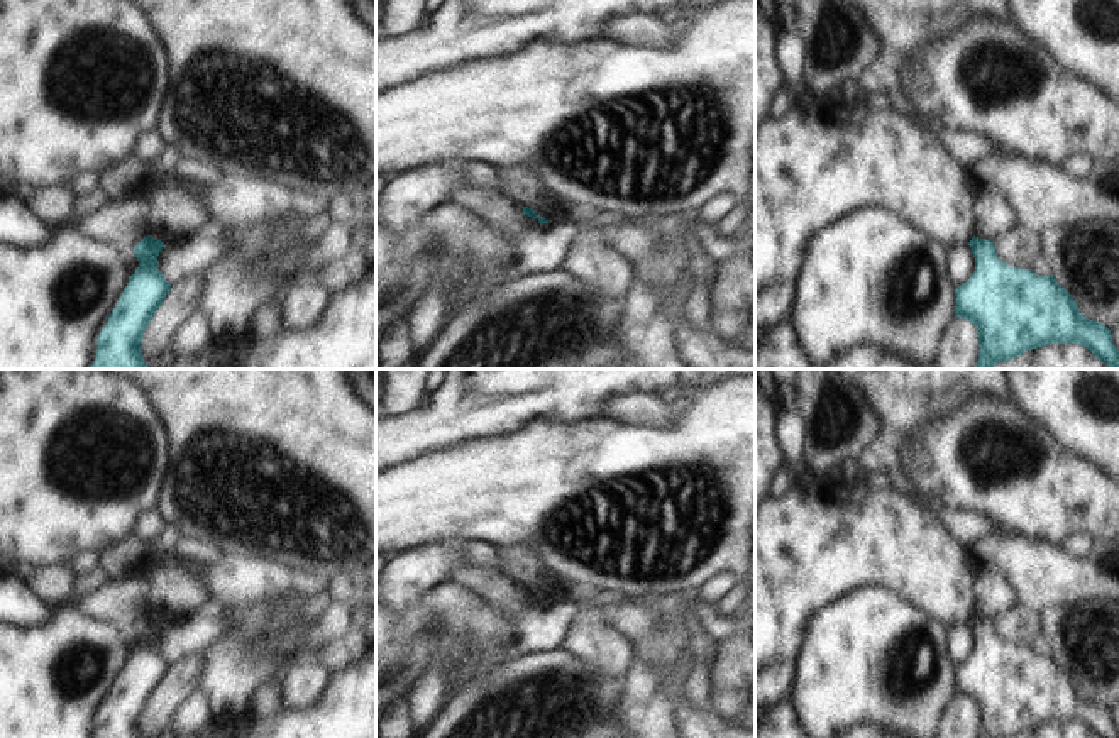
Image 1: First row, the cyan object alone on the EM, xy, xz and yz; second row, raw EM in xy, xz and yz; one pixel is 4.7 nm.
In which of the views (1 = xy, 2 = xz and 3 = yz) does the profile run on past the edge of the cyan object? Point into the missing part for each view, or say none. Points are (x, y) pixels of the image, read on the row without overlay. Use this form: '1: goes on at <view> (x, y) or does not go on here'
1: does not go on here
2: does not go on here
3: does not go on here

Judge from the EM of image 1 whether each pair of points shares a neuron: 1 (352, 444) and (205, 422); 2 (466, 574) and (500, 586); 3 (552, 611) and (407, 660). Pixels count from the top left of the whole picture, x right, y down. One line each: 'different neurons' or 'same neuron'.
1: same neuron
2: same neuron
3: same neuron

